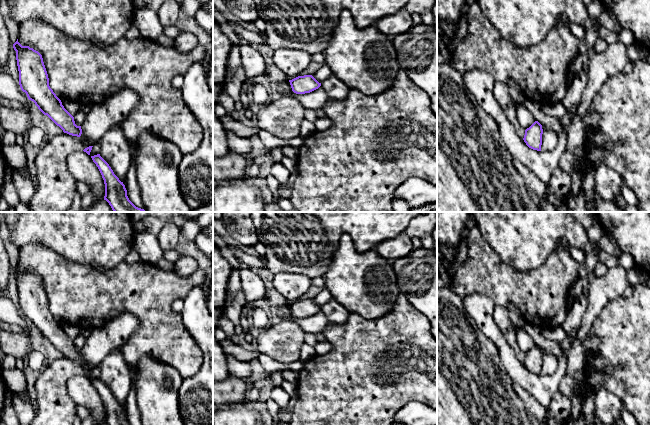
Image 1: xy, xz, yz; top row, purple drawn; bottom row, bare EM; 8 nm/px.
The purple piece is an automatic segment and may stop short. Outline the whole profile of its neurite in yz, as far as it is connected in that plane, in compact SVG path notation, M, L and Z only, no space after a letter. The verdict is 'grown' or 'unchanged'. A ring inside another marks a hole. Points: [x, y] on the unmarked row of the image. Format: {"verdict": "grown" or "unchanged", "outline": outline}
{"verdict": "unchanged", "outline": "M535 345L529 352L525 354L523 364L529 372L541 375L542 358L542 349L538 345Z"}

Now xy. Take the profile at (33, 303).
{"verdict": "unchanged", "outline": "M18 263L13 268L13 272L16 275L21 314L64 357L80 361L81 350L75 348L74 341L64 332L61 324L49 310L49 302L42 279L29 270L22 270Z"}

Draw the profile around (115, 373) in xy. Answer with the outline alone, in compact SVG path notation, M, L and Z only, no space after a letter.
M121 348L114 349L99 365L100 380L109 388L121 406L125 406L131 390L132 371Z

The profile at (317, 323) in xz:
M281 305L278 306L278 313L282 317L282 320L297 322L305 333L323 333L330 324L329 318L321 310L310 317L296 318L292 315L289 305Z

